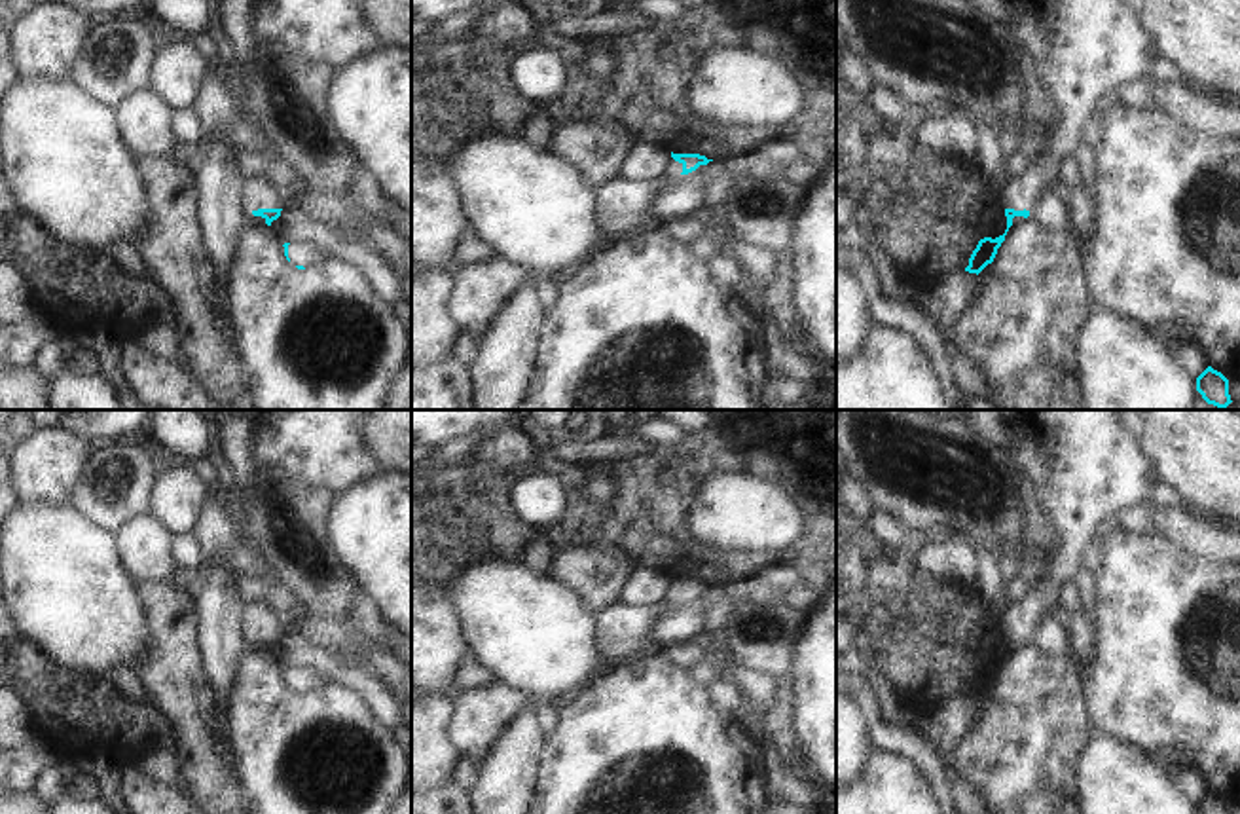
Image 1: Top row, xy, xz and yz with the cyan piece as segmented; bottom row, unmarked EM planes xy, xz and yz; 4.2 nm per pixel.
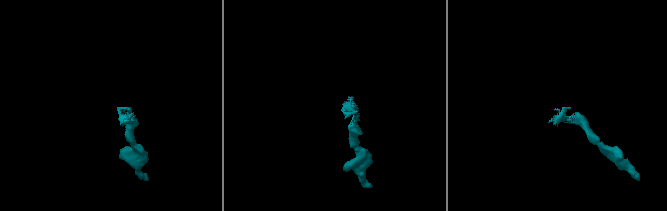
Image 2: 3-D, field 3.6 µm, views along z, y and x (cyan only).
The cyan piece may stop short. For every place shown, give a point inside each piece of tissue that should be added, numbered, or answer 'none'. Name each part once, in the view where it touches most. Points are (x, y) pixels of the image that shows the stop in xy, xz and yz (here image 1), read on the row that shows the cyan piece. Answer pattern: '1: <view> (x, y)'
1: xy (306, 255)

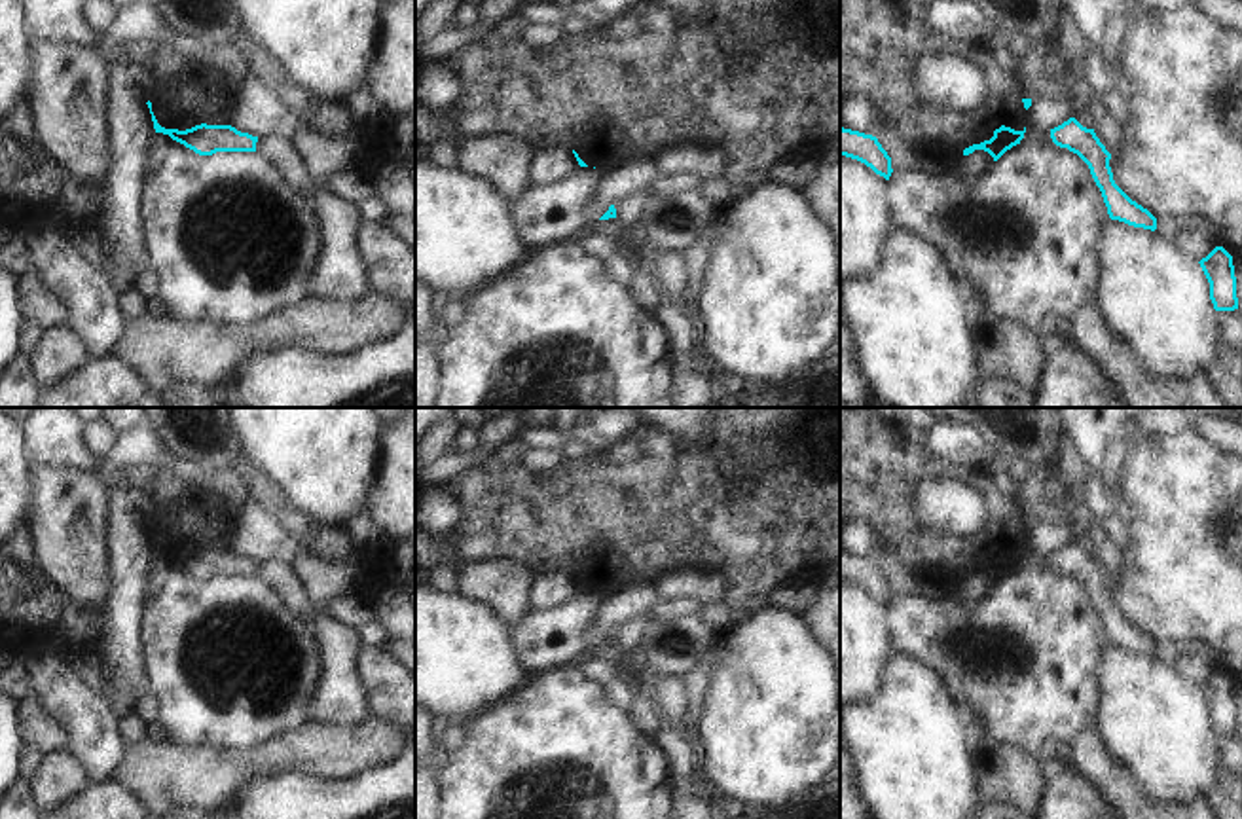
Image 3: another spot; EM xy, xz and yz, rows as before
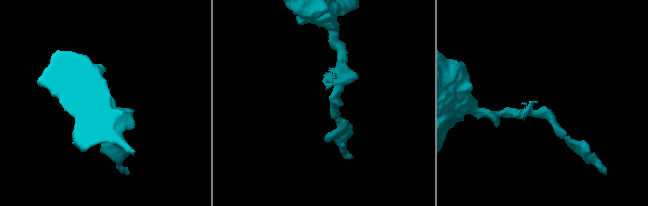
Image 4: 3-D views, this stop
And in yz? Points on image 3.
none

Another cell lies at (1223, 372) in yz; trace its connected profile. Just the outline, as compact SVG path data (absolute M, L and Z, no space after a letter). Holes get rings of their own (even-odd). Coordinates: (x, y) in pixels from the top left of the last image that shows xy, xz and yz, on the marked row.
M1223 341L1204 370L1210 385L1229 408L1242 408L1242 353Z

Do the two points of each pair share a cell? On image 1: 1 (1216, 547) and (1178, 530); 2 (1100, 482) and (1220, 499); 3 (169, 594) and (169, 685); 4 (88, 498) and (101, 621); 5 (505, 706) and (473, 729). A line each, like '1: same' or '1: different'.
1: same
2: different
3: same
4: different
5: same

